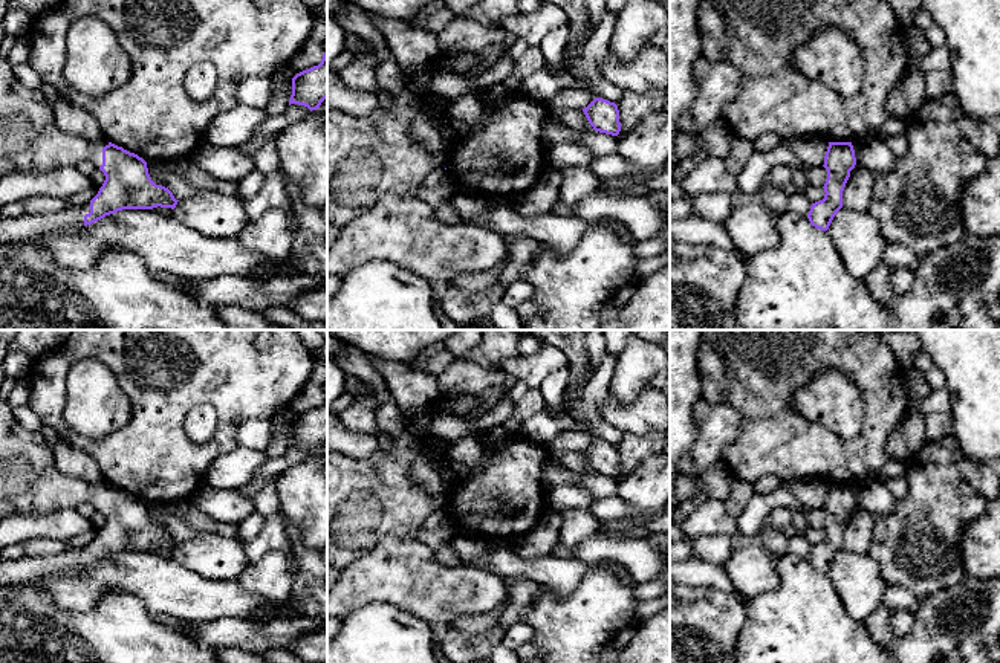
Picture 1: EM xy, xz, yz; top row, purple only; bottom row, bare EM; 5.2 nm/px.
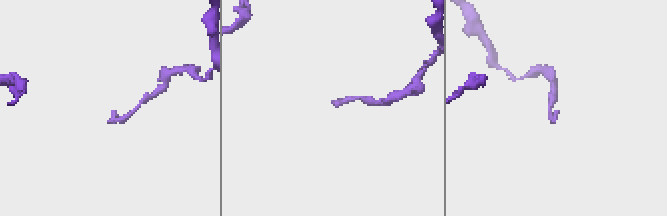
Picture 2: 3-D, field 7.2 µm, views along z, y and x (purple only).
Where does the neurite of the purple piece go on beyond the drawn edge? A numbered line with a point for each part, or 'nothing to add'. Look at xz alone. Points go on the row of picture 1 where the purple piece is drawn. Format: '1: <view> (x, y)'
nothing to add

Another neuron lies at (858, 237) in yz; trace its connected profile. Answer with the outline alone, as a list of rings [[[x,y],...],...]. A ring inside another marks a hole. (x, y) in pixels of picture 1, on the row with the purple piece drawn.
[[[843,206],[833,217],[827,234],[846,270],[864,280],[884,261],[887,240],[881,222],[869,211]]]

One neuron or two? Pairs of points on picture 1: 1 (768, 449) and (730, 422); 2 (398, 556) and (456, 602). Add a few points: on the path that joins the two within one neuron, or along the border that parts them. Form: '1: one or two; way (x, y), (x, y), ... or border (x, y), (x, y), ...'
1: two; border (724, 401), (737, 411), (740, 433), (720, 459)
2: one; way (412, 570), (436, 595), (442, 595)

